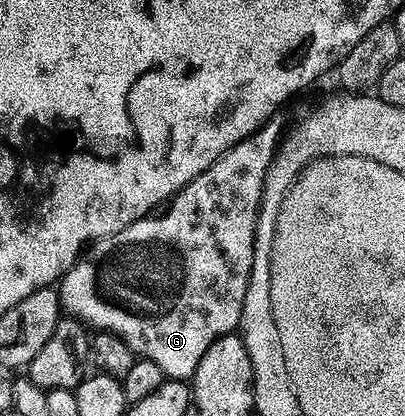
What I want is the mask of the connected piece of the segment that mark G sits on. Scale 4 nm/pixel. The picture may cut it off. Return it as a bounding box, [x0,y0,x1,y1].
[59,121,279,380]

